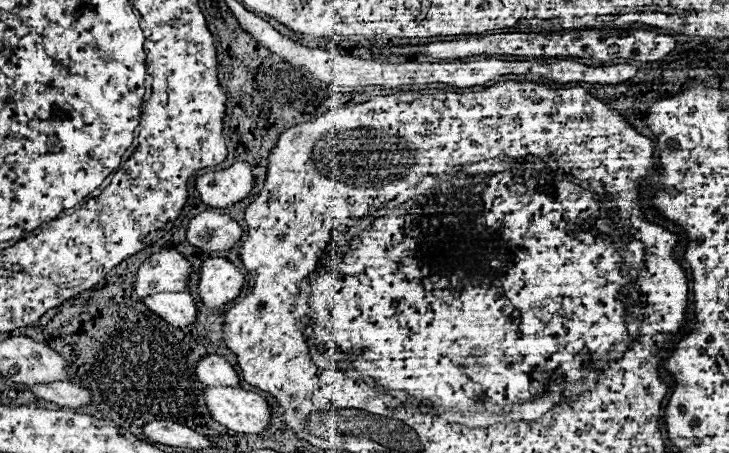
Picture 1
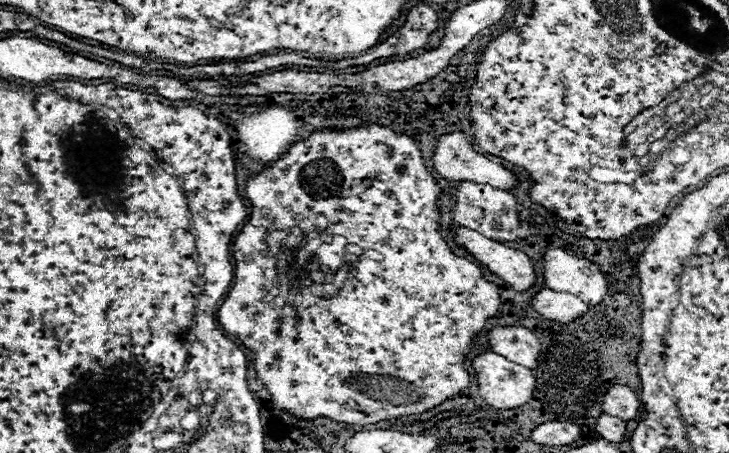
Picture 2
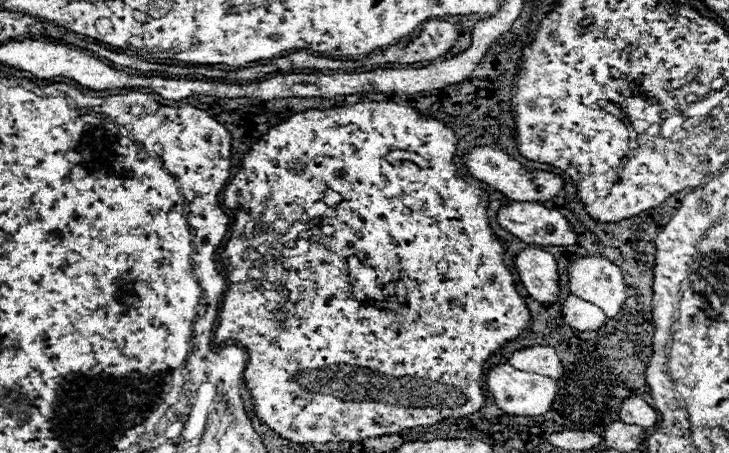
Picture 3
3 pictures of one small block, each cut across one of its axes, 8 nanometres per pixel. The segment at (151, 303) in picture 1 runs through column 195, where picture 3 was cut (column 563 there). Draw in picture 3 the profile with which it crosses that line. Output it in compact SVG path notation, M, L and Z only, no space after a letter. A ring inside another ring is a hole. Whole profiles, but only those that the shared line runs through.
M572 294L562 300L560 314L562 314L562 320L570 328L580 330L580 332L596 330L606 322L606 314L598 306L586 302L586 300L578 298L578 296L572 296Z

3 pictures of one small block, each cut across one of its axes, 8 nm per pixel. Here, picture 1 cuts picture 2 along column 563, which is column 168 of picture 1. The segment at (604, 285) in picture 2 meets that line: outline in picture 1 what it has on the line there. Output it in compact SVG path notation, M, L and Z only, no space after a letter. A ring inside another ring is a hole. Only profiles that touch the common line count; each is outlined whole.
M170 248L148 256L134 276L134 292L138 298L146 298L158 292L182 292L192 268L182 254Z

